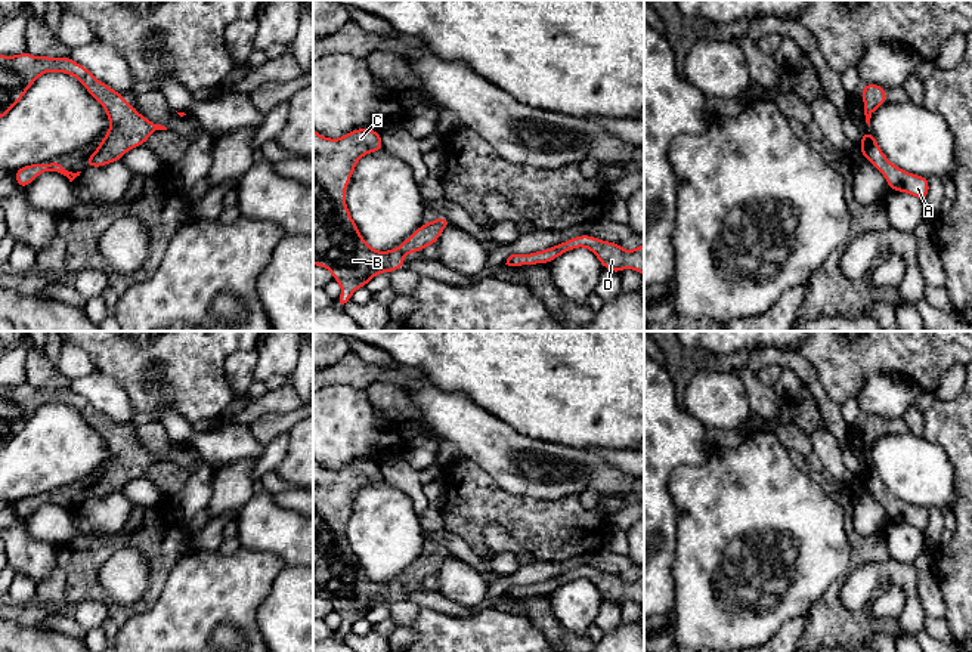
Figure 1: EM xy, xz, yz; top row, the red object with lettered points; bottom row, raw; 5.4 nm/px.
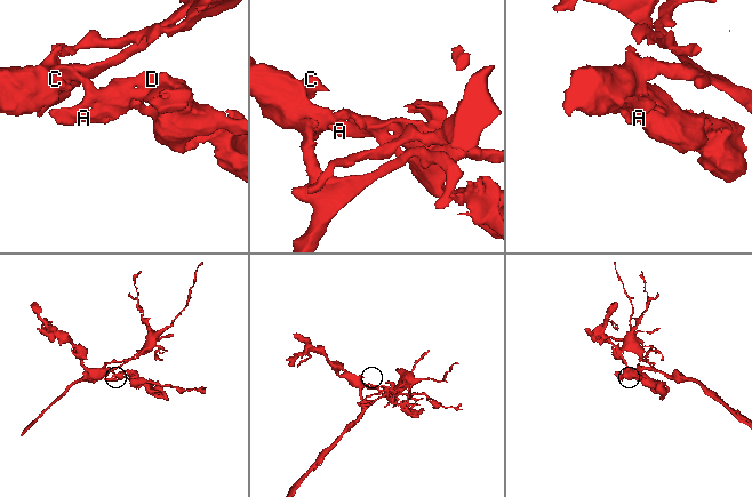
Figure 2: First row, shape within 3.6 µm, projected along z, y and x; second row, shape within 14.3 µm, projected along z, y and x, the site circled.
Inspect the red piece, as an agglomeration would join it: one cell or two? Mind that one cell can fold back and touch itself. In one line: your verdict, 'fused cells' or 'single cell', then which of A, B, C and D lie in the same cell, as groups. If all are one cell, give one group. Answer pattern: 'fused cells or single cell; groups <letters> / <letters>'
single cell; groups A B C D

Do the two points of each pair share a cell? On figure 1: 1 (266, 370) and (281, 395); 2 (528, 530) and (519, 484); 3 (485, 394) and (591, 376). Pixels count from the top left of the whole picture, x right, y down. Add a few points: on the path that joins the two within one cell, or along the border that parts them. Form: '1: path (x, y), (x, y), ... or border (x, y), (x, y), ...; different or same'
1: border (290, 373), (285, 377); different
2: border (491, 476), (498, 487), (508, 493), (554, 500); different
3: path (511, 376), (565, 376); same

